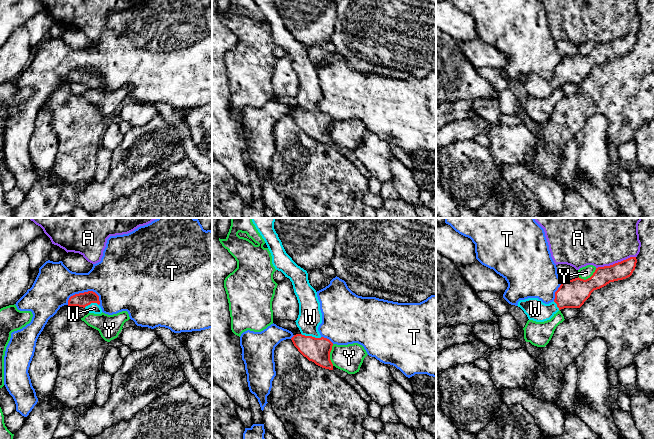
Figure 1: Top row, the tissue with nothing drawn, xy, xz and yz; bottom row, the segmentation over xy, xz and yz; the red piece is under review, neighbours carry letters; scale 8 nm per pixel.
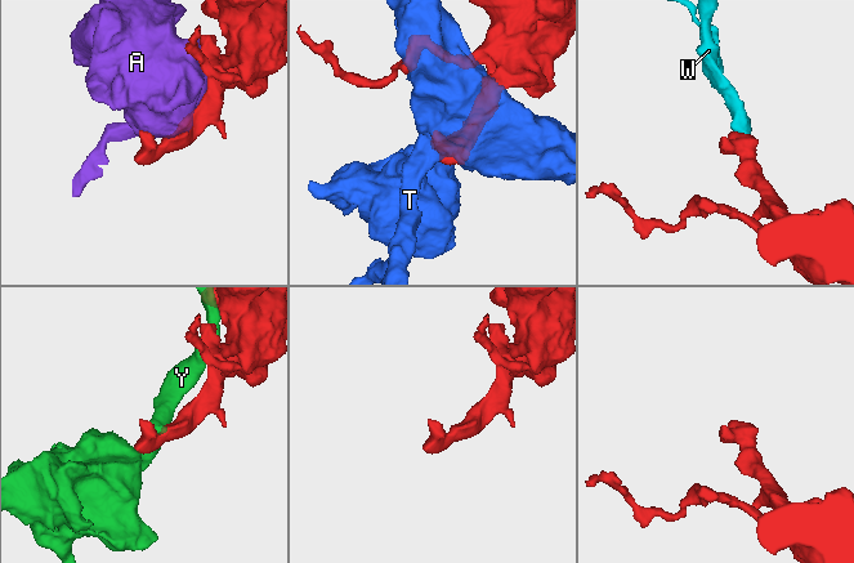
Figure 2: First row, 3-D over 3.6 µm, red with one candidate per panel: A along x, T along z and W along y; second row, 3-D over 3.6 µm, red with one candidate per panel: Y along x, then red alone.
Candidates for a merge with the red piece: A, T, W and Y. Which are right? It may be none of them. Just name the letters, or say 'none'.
W

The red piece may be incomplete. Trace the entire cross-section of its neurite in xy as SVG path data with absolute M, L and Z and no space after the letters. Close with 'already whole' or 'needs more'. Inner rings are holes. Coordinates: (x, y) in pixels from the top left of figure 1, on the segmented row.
M93 291L75 294L71 296L68 300L68 306L83 307L89 313L94 314L102 313L102 309L99 304L99 296Z; needs more

